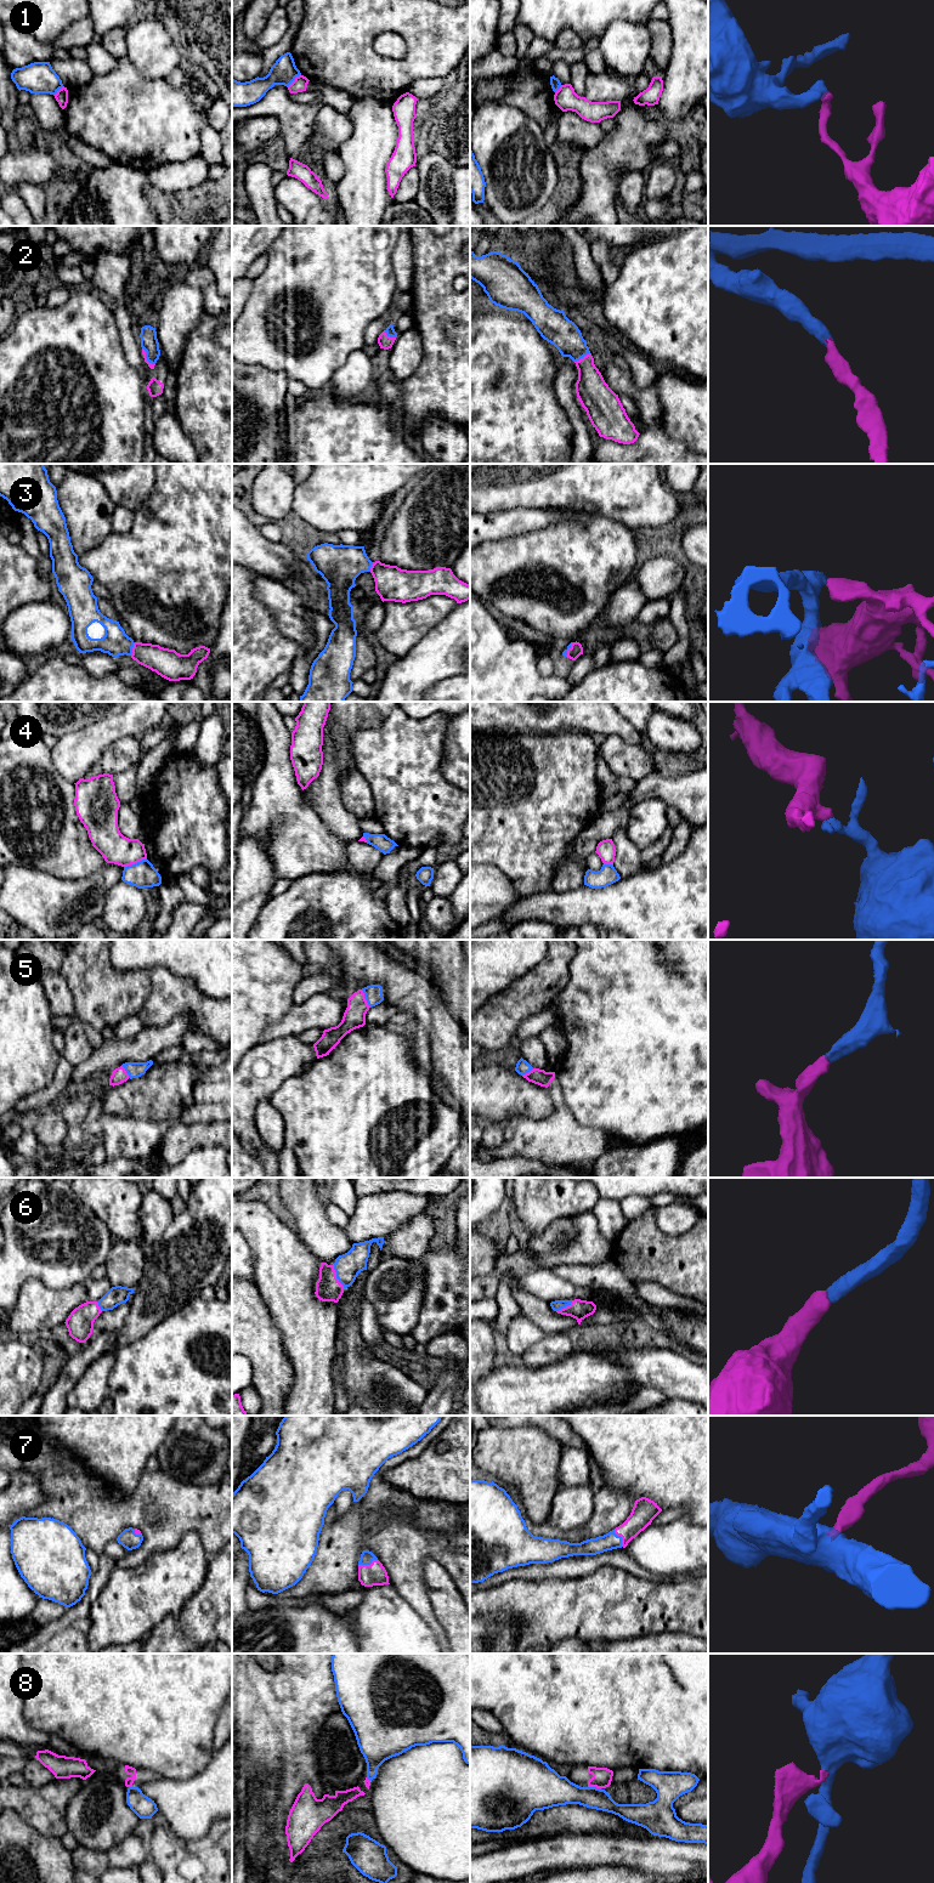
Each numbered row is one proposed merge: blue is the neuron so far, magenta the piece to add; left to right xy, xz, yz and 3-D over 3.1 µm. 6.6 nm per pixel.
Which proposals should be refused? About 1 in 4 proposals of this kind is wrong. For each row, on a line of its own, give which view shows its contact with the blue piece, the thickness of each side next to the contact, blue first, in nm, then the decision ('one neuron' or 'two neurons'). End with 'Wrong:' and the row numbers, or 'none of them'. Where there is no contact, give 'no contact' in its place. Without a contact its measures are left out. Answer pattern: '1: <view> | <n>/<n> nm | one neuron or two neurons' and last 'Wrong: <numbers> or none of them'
1: xz | 170/90 nm | two neurons
2: yz | 200/220 nm | one neuron
3: xy | 180/180 nm | one neuron
4: xy | 180/200 nm | two neurons
5: xz | 120/150 nm | one neuron
6: xz | 170/170 nm | one neuron
7: xz | 90/140 nm | one neuron
8: yz | 200/130 nm | two neurons
Wrong: 1, 4, 8

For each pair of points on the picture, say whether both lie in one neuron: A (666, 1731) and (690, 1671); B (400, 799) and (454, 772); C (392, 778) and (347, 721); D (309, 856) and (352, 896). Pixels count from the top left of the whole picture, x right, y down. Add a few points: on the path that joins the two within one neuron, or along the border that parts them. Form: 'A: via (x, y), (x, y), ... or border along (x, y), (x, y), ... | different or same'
A: border along (667, 1666), (680, 1688), (681, 1697), (695, 1703) | different
B: border along (443, 748), (441, 775), (457, 788) | different
C: border along (383, 721), (354, 735), (352, 760) | different
D: border along (352, 868), (333, 872), (311, 872), (299, 877) | different

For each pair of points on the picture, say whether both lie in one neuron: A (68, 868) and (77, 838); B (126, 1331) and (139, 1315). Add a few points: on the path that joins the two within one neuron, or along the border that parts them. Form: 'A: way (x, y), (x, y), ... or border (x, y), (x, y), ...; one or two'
A: way (68, 861), (69, 845); one
B: way (130, 1327), (139, 1319); one

